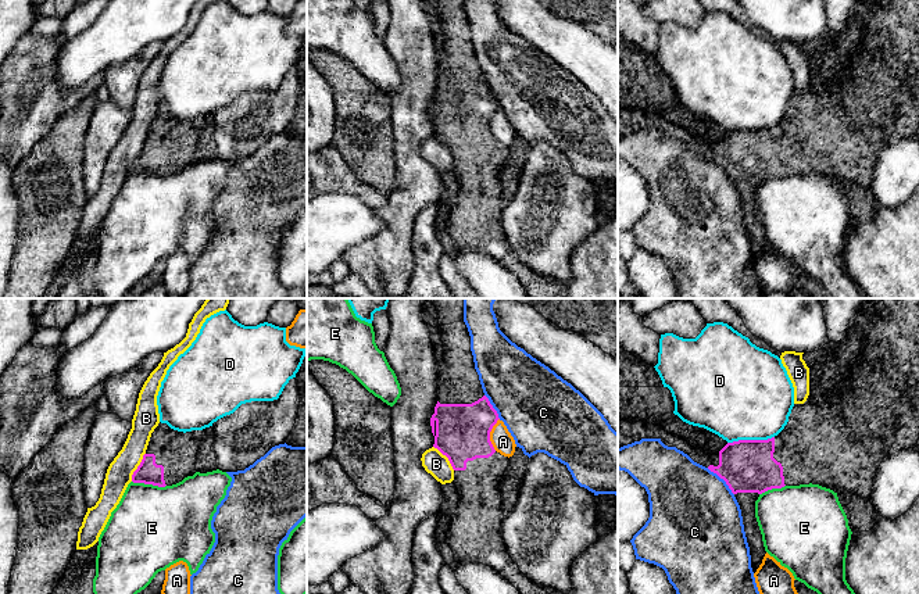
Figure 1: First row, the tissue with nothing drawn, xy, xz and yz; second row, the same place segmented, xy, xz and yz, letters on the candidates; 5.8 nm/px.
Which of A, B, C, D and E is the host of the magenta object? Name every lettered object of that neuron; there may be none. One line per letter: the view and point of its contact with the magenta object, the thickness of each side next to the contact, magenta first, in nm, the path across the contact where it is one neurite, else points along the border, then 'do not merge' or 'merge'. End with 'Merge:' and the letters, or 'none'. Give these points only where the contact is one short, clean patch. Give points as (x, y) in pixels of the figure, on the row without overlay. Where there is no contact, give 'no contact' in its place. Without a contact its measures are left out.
A: contact xz (489, 124); calibres 320 and 120 nm; border xz (499, 107), (490, 121), (490, 132), (494, 139); do not merge
B: contact xy (138, 156); calibres 140 and 150 nm; border xy (145, 142), (131, 170); do not merge
C: contact yz (722, 167); calibres 300 and 480 nm; border yz (707, 157), (715, 161), (733, 183); do not merge
D: contact yz (750, 129); calibres 300 and 500 nm; border yz (773, 125), (728, 132); do not merge
E: contact xy (149, 172); calibres 140 and 480 nm; do not merge
Merge: none

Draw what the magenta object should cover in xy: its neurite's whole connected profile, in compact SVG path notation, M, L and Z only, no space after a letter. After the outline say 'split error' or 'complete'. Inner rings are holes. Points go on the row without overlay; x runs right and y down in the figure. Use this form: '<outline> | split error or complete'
M160 111L132 171L165 176L193 165L201 129L203 119L183 122Z | split error

